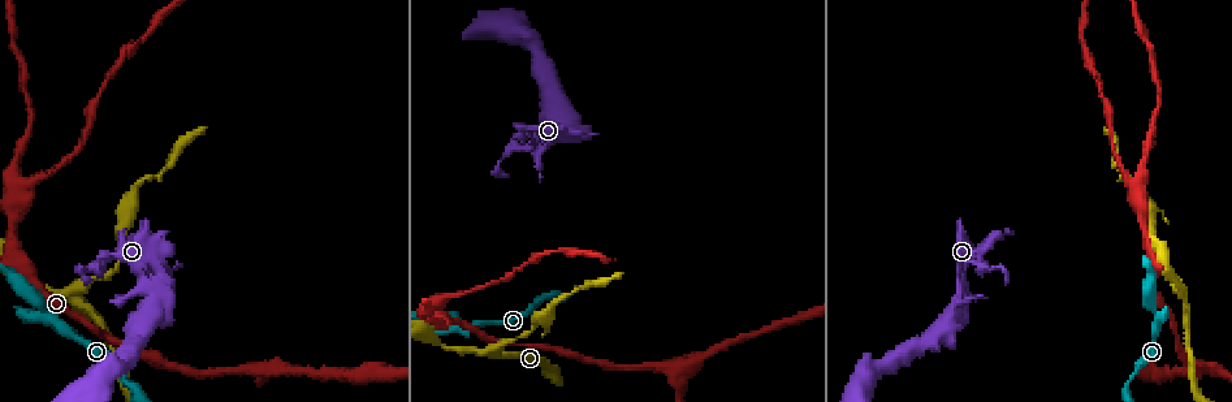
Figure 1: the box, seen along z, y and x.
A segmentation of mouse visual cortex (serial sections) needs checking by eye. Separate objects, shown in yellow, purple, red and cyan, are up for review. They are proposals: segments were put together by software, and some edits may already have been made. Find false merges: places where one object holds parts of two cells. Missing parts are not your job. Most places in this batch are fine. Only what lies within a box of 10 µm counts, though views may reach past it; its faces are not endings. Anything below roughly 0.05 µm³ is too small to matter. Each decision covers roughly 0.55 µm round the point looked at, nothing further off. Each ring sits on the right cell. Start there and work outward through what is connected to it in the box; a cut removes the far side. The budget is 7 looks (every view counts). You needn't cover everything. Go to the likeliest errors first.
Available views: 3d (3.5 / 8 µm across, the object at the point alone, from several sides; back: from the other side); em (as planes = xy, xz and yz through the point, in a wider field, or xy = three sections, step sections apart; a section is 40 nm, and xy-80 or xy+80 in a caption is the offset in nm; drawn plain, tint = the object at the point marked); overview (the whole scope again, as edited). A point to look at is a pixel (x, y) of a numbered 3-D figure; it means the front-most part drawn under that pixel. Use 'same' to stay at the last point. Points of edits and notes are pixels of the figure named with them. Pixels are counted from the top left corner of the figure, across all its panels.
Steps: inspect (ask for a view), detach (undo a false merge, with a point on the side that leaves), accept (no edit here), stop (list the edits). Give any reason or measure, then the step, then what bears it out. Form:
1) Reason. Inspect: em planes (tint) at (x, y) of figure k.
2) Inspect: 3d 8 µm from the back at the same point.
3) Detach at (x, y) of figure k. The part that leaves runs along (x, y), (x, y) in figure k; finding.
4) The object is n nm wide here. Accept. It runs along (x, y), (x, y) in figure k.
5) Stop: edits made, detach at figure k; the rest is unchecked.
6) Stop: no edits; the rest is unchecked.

Three-way junction. Inspect: 3d 3.5 µm at (20, 197) of figure 1.

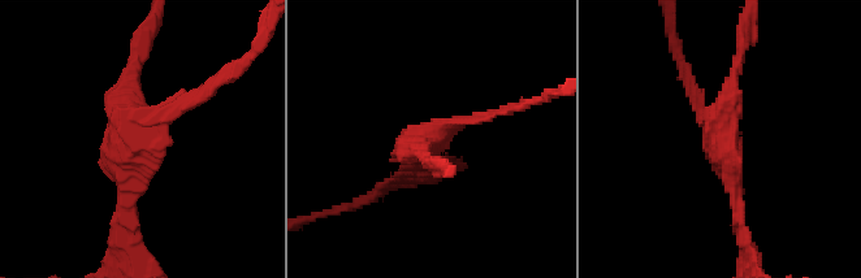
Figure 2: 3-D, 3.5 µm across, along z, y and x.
Accept. It runs along (125, 224), (133, 143), (204, 95) in figure 2; continuous, no second cell.

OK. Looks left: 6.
Arms part here. Inspect: 3d 8 µm at (1184, 302) of figure 1.

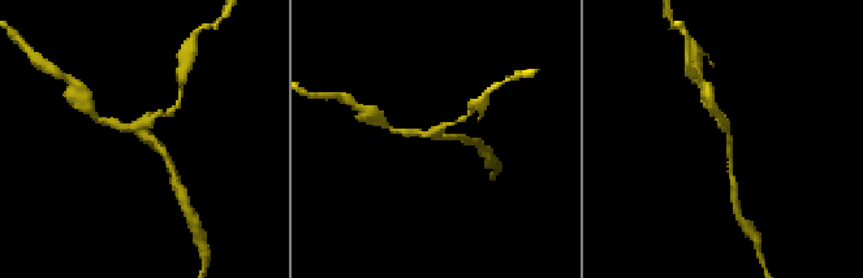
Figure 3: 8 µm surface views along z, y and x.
Inspect: 3d 3.5 µm from the back at the same point.

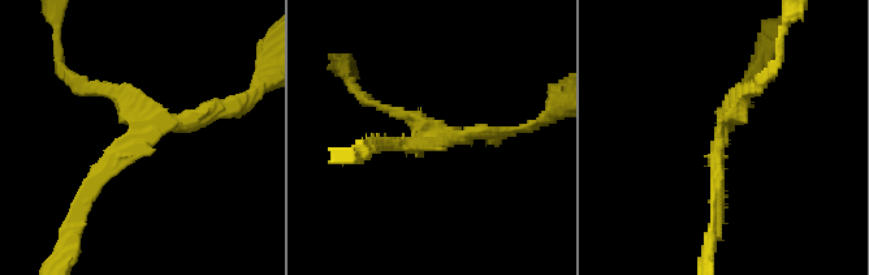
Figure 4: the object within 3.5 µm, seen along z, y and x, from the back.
3 arms meet here; the arms are 150, 150, 200 nm wide; shape alone is not enough. Inspect: em xy step 1 (tint) at (719, 137) of figure 4.

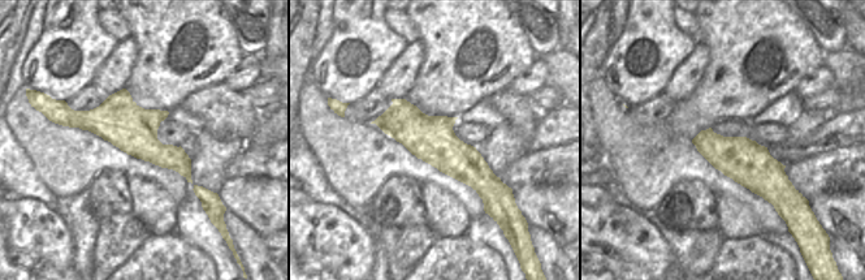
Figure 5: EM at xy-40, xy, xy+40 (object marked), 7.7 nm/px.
Detach at (387, 108) of figure 4. The part that leaves runs along (431, 128), (367, 102), (347, 82) in figure 4; two cells meet here.

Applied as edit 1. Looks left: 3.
See it whole again. Inspect: overview.

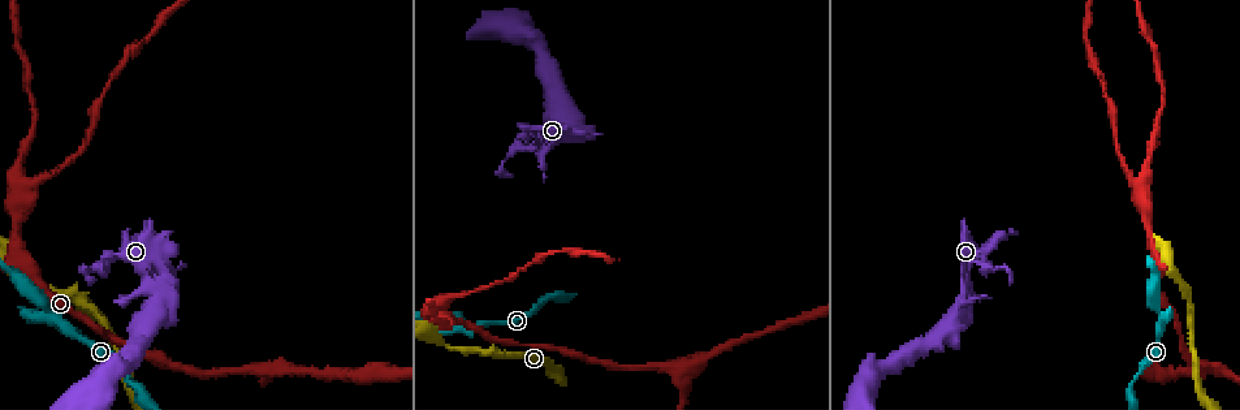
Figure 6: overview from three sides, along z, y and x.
Inspect: 3d 3.5 µm at (260, 367) of figure 6.

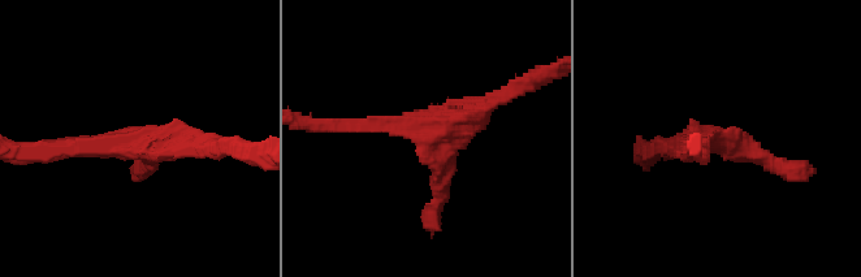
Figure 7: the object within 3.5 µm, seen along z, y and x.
3 arms meet here; the arms are 150, 200, 250 nm wide. Inspect: em xy step 1 (tint) at (137, 137) of figure 7.

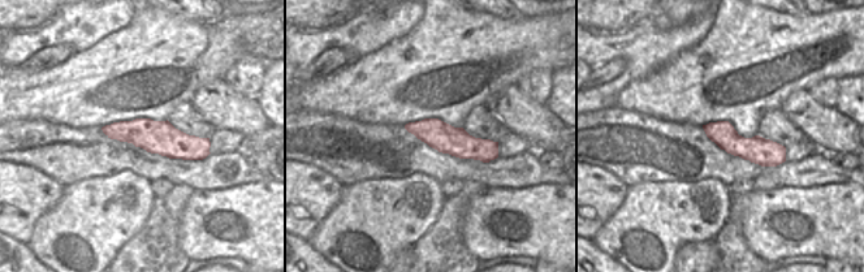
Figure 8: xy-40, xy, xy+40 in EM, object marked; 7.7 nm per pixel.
Accept. Continuous, no second cell.

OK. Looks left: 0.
Stop: edits made, detach at figure 4; the rest is unchecked.

